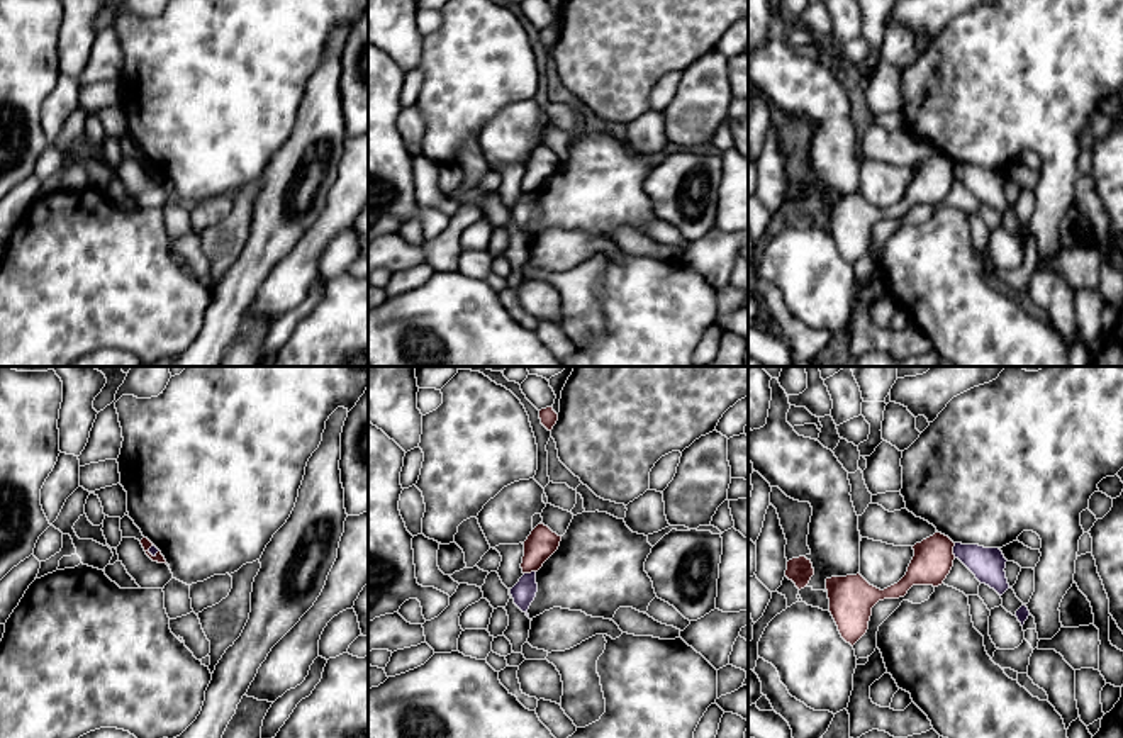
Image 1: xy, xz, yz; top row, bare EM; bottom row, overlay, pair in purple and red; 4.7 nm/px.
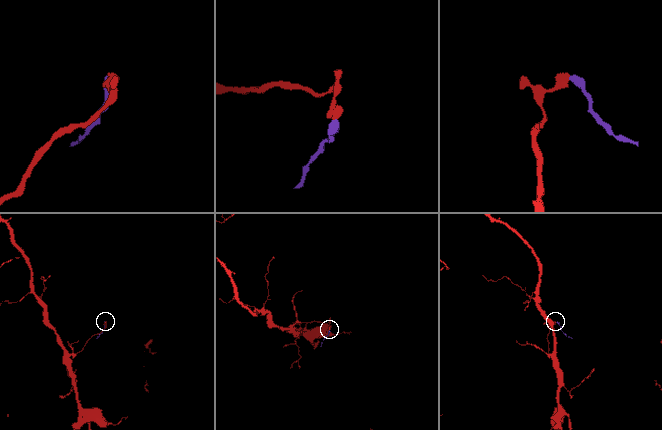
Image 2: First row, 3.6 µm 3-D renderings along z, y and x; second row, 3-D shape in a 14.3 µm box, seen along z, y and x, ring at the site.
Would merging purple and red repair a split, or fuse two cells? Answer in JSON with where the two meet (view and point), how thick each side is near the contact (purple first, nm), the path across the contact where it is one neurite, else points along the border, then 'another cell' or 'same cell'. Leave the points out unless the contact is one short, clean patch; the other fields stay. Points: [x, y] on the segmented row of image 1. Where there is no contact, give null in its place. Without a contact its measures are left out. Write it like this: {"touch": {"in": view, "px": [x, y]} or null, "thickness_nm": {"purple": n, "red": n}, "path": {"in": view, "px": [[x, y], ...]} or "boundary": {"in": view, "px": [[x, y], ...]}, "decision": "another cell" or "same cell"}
{"touch": {"in": "yz", "px": [954, 550]}, "thickness_nm": {"purple": 160, "red": 190}, "boundary": {"in": "yz", "px": [[955, 543], [954, 557]]}, "decision": "another cell"}

